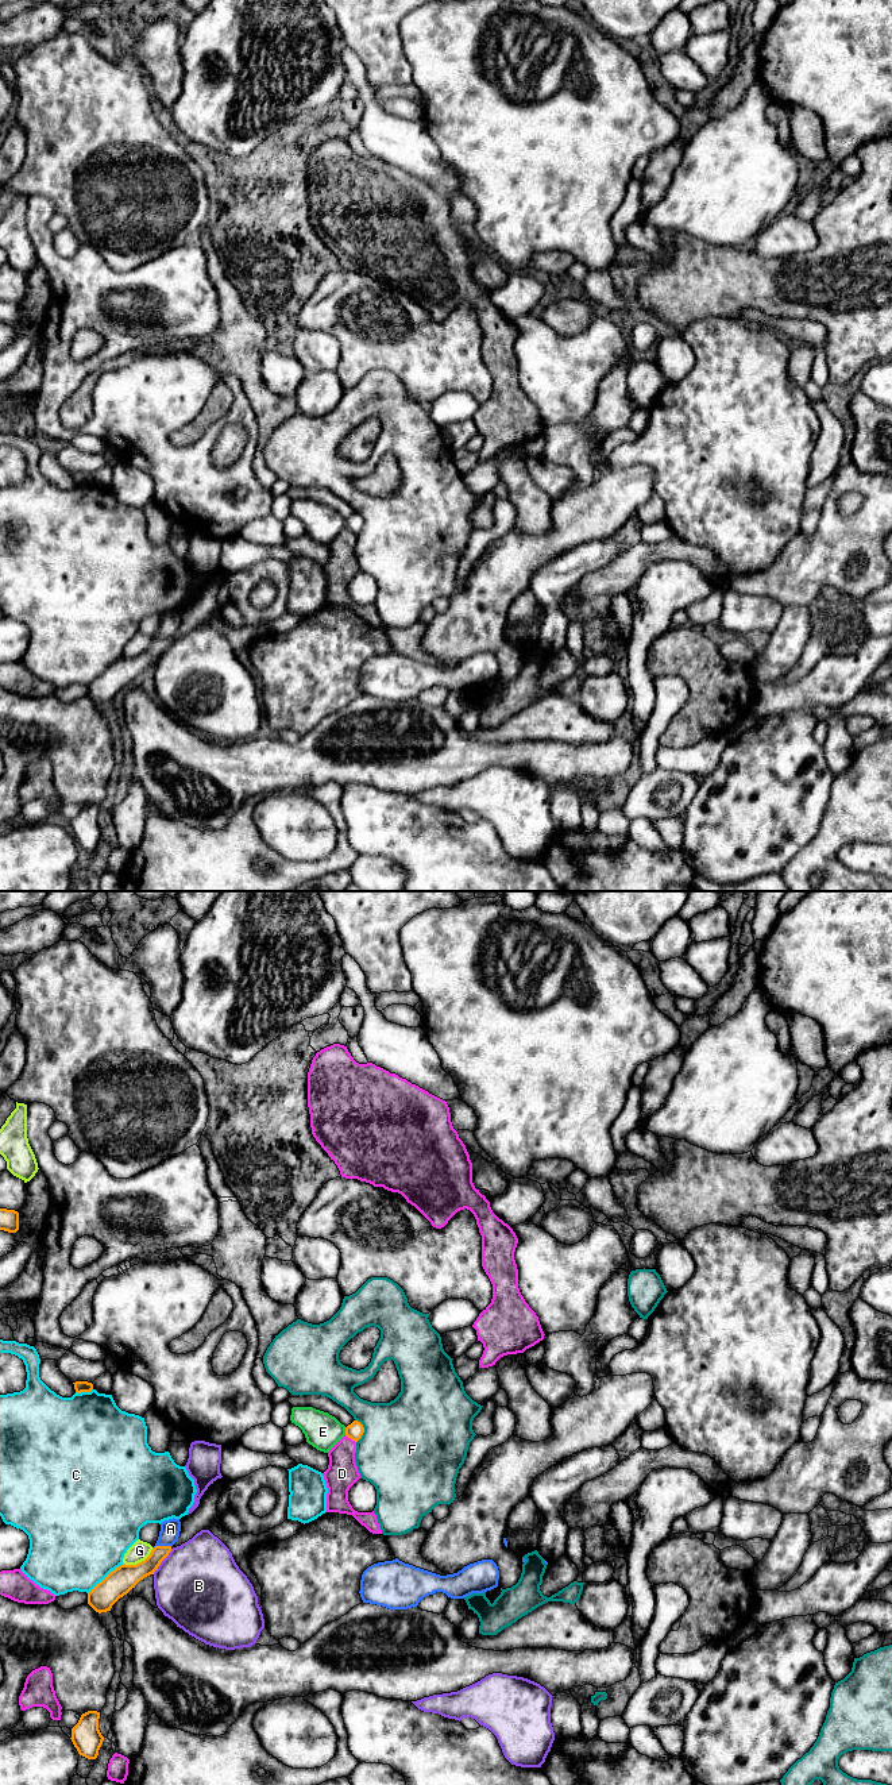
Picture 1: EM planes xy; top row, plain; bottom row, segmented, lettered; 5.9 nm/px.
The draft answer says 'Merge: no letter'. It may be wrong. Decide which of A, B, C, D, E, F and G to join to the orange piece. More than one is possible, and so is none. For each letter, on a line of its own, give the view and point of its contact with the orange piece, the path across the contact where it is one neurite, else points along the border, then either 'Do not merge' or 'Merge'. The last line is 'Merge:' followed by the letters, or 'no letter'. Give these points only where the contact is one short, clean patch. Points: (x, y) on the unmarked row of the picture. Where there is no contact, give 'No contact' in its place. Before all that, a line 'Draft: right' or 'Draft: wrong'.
Draft: right
A: Touches orange at xy (162, 639). Boundary: xy (170, 637), (157, 637), (154, 640). Do not merge
B: Touches orange at xy (162, 652). Do not merge
C: Touches orange at xy (107, 669). Do not merge
D: Touches orange at xy (351, 531). Do not merge
E: Touches orange at xy (346, 524). Boundary: xy (344, 520), (346, 527). Do not merge
F: Touches orange at xy (363, 523). Do not merge
G: Touches orange at xy (139, 655). Do not merge
Merge: no letter

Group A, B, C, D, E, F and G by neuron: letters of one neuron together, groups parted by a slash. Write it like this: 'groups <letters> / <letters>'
groups A / B / C / D / E / F / G

